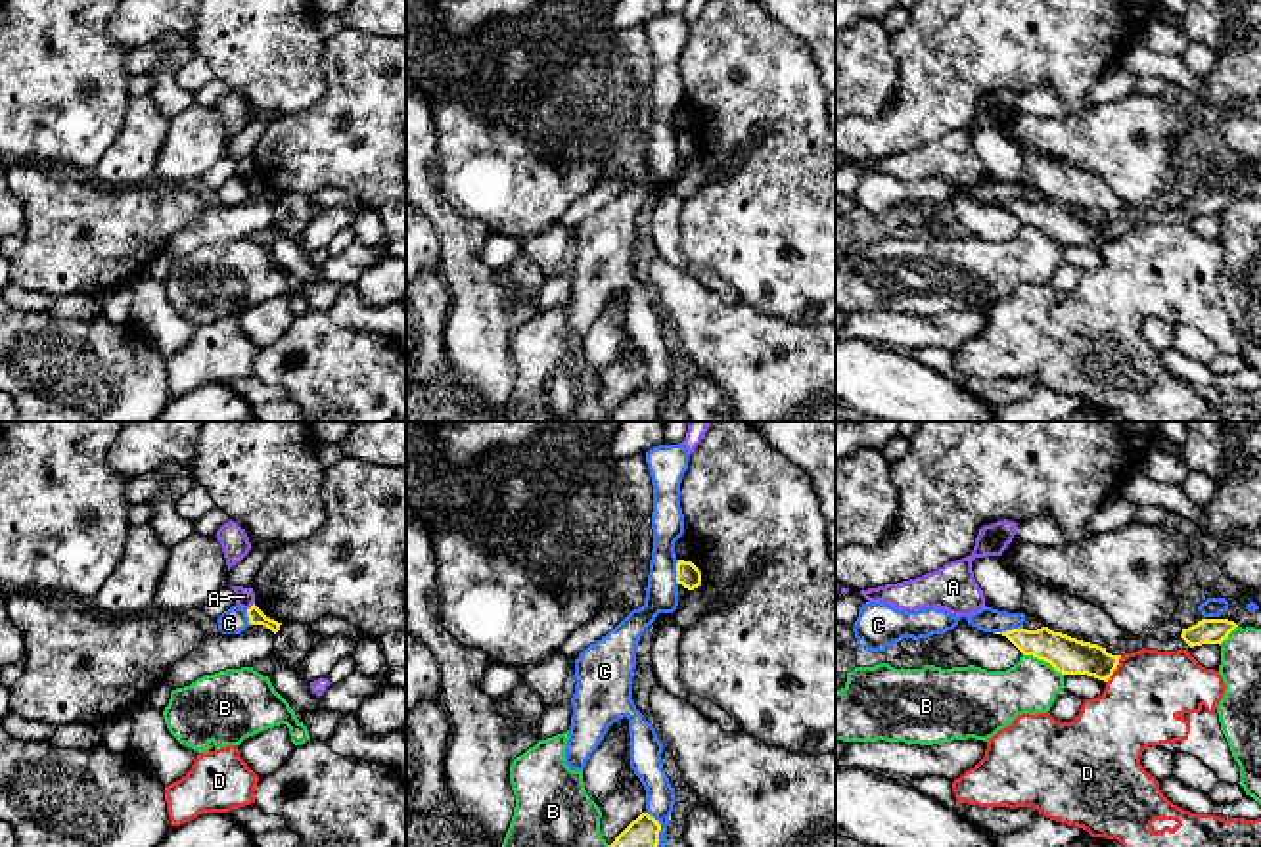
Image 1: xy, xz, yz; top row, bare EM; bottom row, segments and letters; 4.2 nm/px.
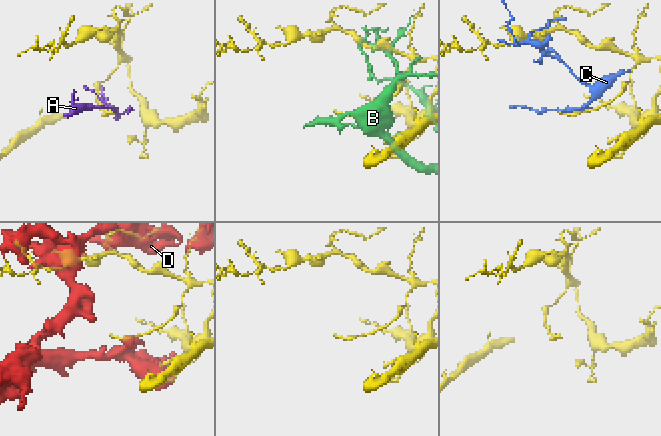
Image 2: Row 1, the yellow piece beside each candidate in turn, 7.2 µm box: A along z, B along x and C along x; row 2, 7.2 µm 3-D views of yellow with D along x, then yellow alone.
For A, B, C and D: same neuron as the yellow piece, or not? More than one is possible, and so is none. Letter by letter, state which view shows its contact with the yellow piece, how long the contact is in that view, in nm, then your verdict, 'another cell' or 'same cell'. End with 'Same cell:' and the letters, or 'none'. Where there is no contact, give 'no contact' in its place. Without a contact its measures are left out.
A: contact in xy; length 50 nm; another cell
B: contact in yz; length 190 nm; another cell
C: contact in yz; length 130 nm; another cell
D: contact in yz; length 140 nm; another cell
Same cell: none

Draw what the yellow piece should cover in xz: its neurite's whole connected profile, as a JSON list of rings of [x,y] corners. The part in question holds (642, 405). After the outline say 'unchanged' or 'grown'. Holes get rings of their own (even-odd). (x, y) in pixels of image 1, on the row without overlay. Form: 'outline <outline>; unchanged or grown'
outline [[[648,383],[632,391],[608,422],[657,422],[661,395]]]; unchanged

